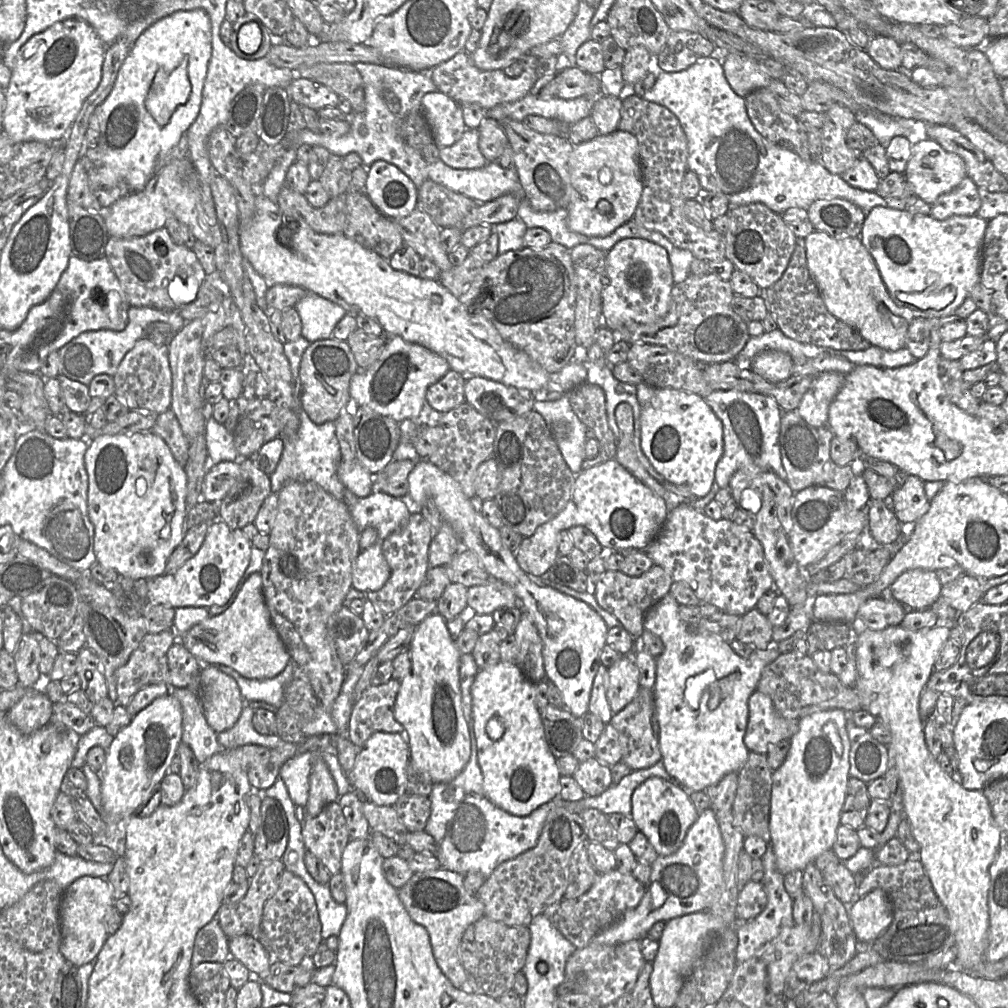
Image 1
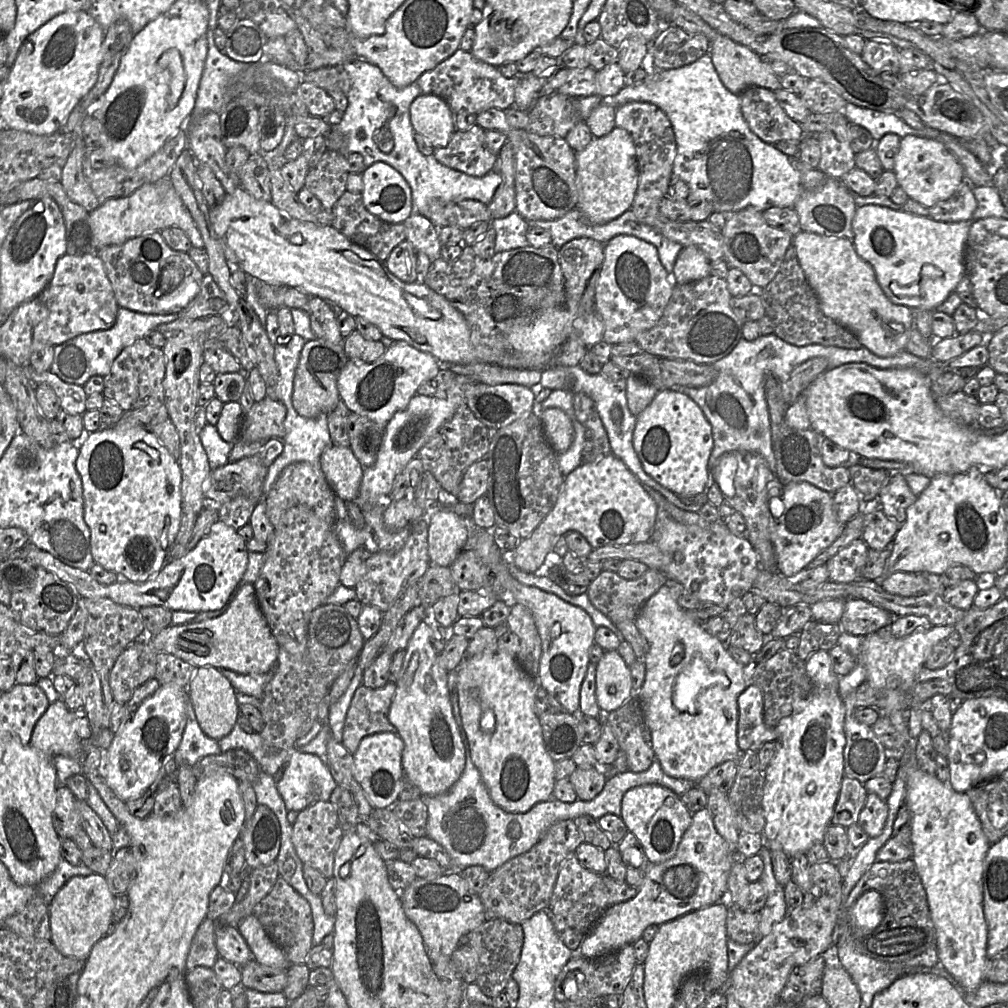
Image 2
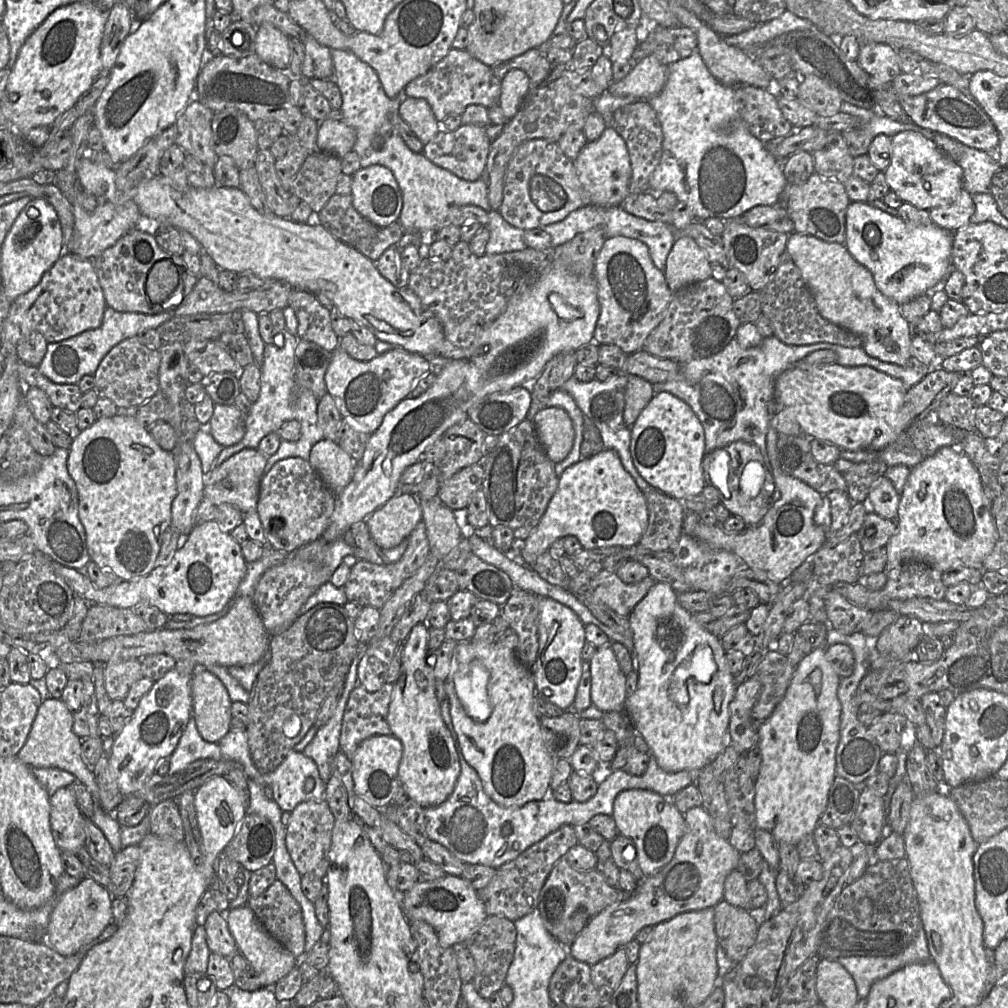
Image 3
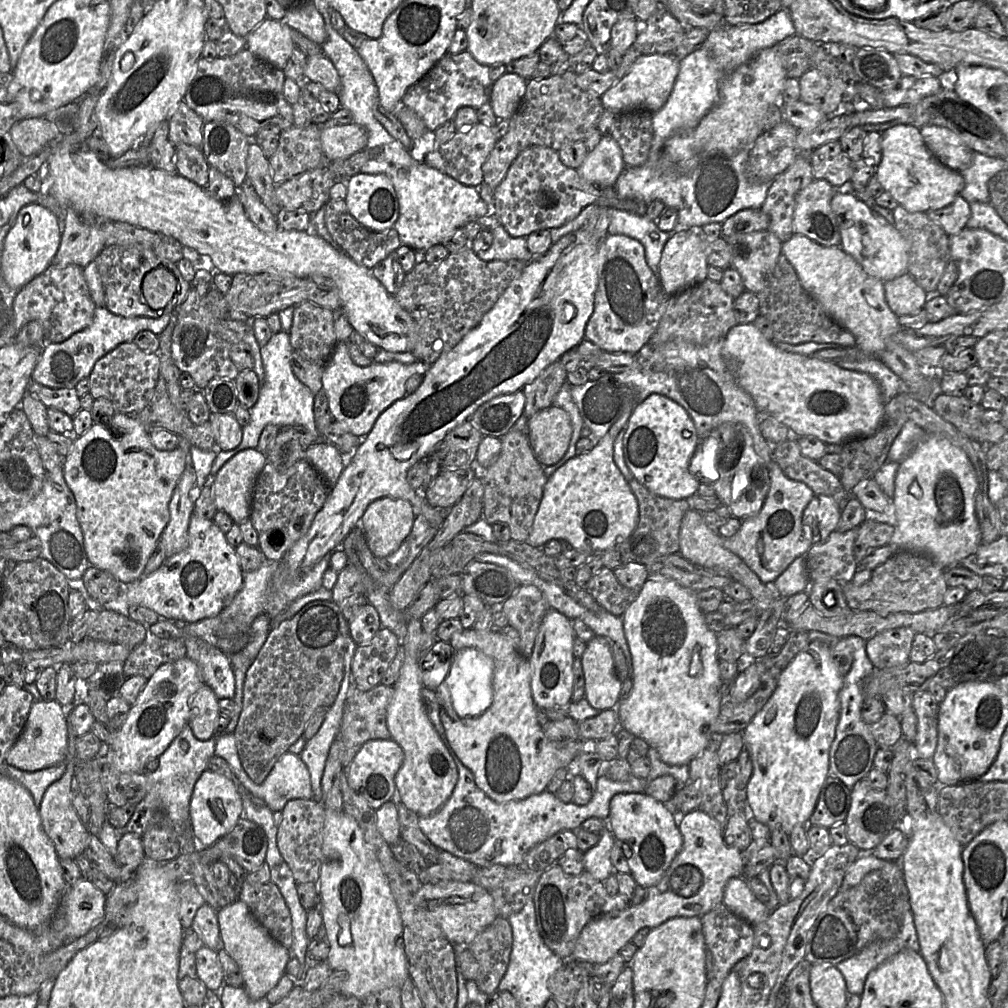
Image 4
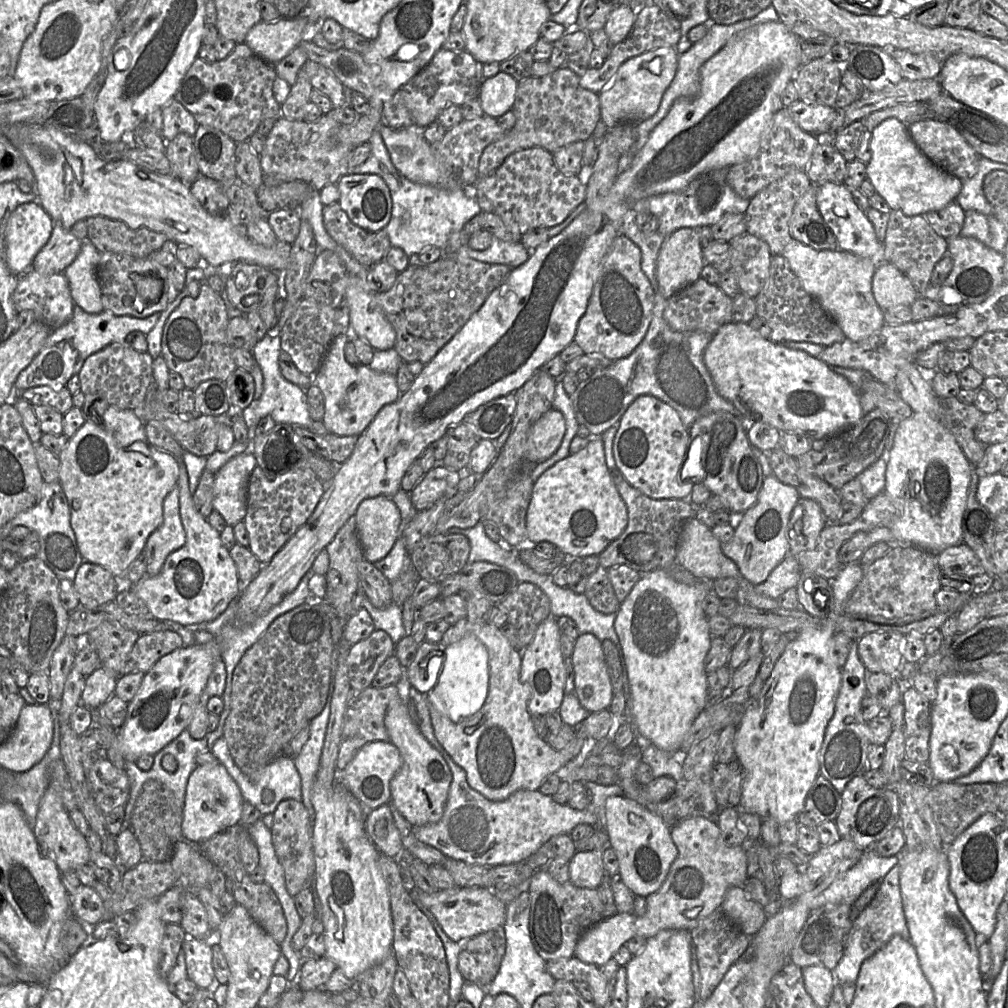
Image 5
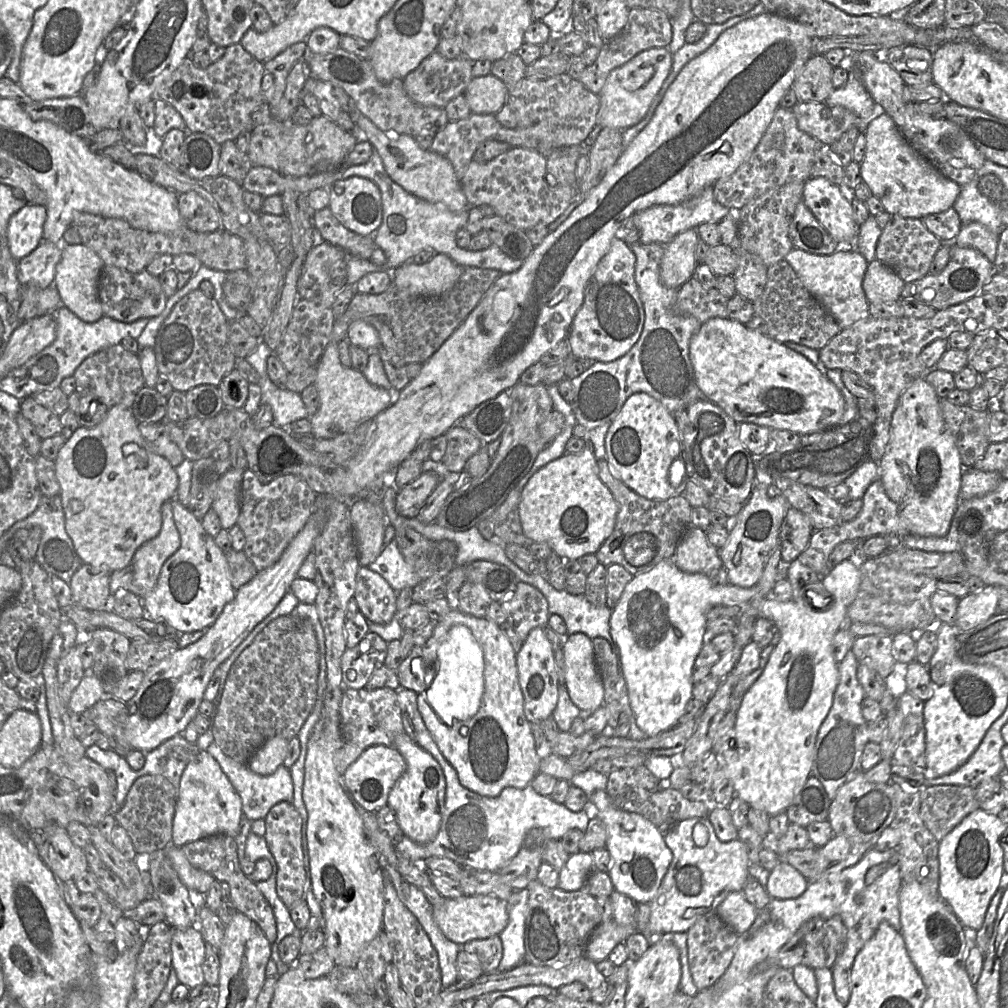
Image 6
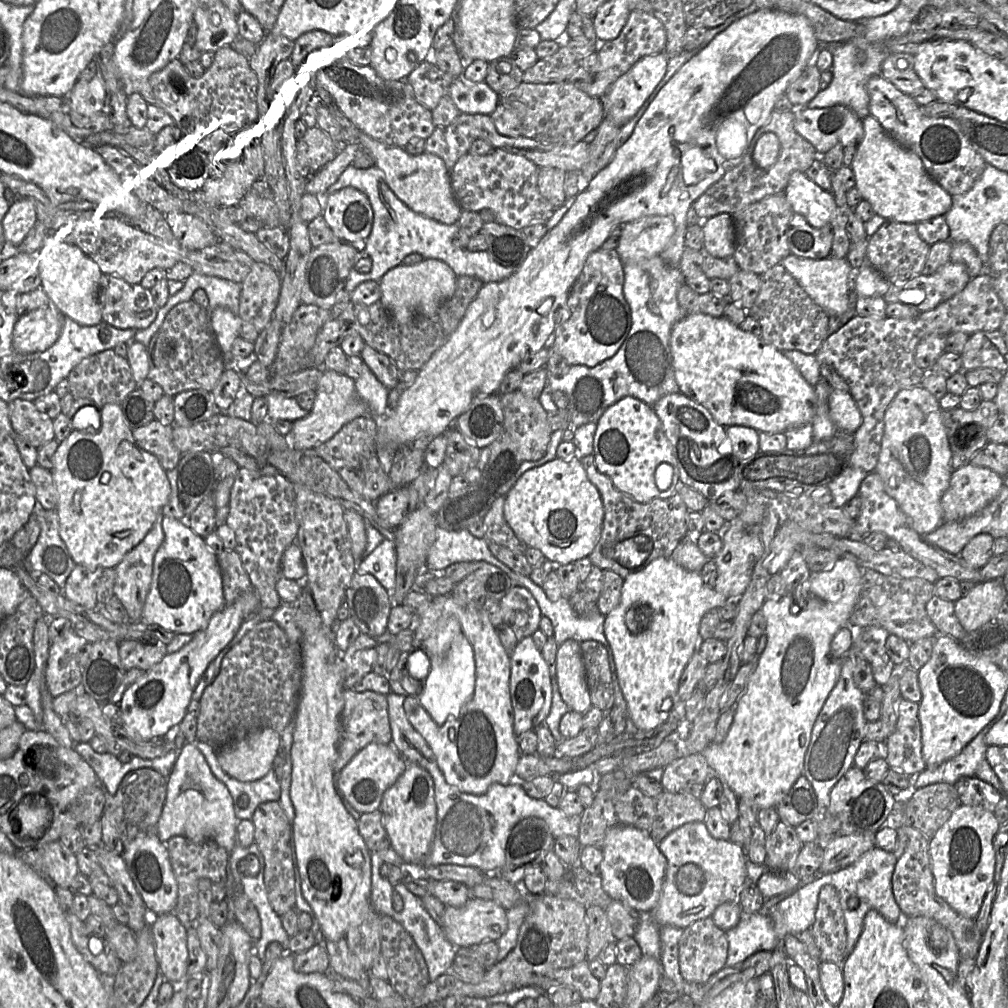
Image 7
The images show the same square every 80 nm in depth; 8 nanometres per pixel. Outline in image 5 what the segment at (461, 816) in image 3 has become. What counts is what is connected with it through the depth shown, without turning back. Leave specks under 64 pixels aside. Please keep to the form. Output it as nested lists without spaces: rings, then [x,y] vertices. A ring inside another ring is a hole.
[[[410,686],[402,687],[411,716],[428,742],[437,749],[452,772],[447,801],[440,820],[433,824],[413,826],[412,833],[420,841],[438,849],[446,858],[486,867],[508,865],[525,860],[551,837],[568,833],[578,824],[594,827],[605,825],[605,802],[609,796],[622,795],[617,785],[583,782],[590,793],[590,803],[582,810],[555,802],[539,790],[518,790],[504,800],[492,801],[474,790],[467,782],[465,771],[453,760],[434,735],[425,693]],[[651,744],[642,751],[641,761],[651,767],[654,778],[670,776],[676,782],[680,782],[684,780],[682,760],[686,753],[681,750],[677,750],[674,753],[664,752]]]

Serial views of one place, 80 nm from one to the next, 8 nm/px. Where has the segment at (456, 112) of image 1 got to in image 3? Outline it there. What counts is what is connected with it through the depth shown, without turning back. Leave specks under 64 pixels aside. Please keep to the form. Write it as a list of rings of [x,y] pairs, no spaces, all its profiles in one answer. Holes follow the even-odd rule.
[[[407,98],[401,104],[399,114],[424,145],[430,143],[441,131],[441,124],[423,98]]]

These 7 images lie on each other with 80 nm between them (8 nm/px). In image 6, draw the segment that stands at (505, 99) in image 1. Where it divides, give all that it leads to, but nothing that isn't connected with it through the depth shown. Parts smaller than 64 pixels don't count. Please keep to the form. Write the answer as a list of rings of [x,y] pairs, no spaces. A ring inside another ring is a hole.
[[[434,51],[402,80],[403,87],[414,102],[427,107],[444,108],[452,99],[464,93],[473,78],[472,66],[473,61],[464,55],[455,59],[446,59]]]

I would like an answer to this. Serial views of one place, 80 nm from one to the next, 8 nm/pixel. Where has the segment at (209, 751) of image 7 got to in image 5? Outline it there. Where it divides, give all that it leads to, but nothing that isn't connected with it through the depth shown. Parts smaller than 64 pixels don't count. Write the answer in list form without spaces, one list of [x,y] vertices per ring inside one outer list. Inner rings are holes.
[[[223,737],[214,742],[210,752],[226,767],[230,776],[237,783],[244,801],[255,806],[262,815],[273,813],[277,805],[284,799],[301,800],[302,783],[300,774],[295,766],[294,756],[280,754],[262,770],[260,780],[257,783],[252,783],[234,762],[228,744]]]

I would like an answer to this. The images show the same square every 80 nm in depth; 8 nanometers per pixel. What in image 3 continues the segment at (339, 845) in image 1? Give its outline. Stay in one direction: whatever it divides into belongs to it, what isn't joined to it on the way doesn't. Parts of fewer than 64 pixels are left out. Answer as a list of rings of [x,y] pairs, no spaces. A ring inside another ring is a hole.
[[[326,800],[301,802],[290,812],[285,842],[293,864],[301,876],[312,873],[319,878],[325,878],[330,864],[329,852],[334,825],[335,818]]]

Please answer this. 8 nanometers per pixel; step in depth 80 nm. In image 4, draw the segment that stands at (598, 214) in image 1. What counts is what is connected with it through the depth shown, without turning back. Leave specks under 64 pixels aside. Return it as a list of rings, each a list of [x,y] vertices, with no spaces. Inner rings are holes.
[[[605,134],[597,146],[588,152],[578,172],[595,187],[608,189],[615,185],[625,168],[619,144],[610,134]]]

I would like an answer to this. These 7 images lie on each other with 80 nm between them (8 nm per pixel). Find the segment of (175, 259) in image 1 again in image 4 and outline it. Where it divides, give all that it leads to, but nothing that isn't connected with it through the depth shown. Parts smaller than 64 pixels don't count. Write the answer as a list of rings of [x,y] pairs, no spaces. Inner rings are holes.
[[[107,246],[96,258],[96,264],[103,285],[105,307],[112,313],[123,317],[142,316],[156,318],[163,314],[169,314],[174,310],[178,302],[183,304],[188,292],[192,288],[191,282],[188,282],[181,276],[177,263],[158,258],[149,247]],[[158,267],[165,267],[170,270],[176,276],[178,286],[172,299],[164,307],[152,309],[144,298],[142,281],[148,272]]]

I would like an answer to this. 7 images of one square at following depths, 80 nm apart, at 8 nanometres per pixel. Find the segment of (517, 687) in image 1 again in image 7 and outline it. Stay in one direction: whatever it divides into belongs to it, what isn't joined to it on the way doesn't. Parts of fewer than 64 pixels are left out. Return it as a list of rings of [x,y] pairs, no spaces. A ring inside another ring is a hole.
[[[452,595],[436,596],[431,597],[429,607],[421,616],[416,615],[416,622],[409,629],[414,629],[414,650],[419,648],[423,650],[429,657],[430,671],[423,679],[423,689],[421,693],[419,693],[418,696],[406,697],[403,708],[411,725],[423,736],[432,749],[436,757],[438,767],[443,773],[446,782],[452,786],[455,786],[462,792],[475,795],[484,794],[488,787],[493,783],[522,784],[523,781],[517,781],[517,777],[515,775],[515,769],[521,753],[518,745],[518,736],[515,734],[513,729],[514,716],[510,697],[510,656],[506,653],[496,633],[495,627],[490,623],[487,616],[482,614],[481,611],[467,609],[466,607],[460,605],[455,601]]]

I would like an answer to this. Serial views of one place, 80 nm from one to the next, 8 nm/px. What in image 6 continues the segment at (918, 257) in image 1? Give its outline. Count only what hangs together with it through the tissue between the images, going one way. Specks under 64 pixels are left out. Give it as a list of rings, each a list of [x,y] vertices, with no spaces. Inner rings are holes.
[[[811,177],[804,182],[802,202],[837,242],[836,251],[855,251],[860,225],[855,221],[851,202],[845,198],[839,185],[822,177]]]

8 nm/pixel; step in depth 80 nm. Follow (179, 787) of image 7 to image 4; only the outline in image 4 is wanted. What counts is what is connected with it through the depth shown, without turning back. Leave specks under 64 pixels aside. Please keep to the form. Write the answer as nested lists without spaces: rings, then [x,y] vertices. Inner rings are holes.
[[[205,770],[194,785],[189,806],[189,824],[197,839],[210,847],[230,833],[244,812],[242,796],[237,786],[227,777]]]

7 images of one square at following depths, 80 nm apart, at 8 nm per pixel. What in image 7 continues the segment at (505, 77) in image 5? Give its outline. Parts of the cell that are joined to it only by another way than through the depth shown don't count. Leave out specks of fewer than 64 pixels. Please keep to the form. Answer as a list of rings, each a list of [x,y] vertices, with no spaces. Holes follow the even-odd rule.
[[[457,77],[449,87],[448,96],[461,113],[490,115],[500,95],[484,82],[473,82]]]

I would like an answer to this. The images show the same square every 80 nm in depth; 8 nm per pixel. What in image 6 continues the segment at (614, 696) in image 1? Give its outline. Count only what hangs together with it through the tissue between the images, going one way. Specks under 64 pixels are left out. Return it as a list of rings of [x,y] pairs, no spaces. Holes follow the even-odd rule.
[[[583,633],[568,637],[563,647],[565,687],[572,702],[583,711],[596,711],[604,704],[604,687],[597,672],[592,639]]]

